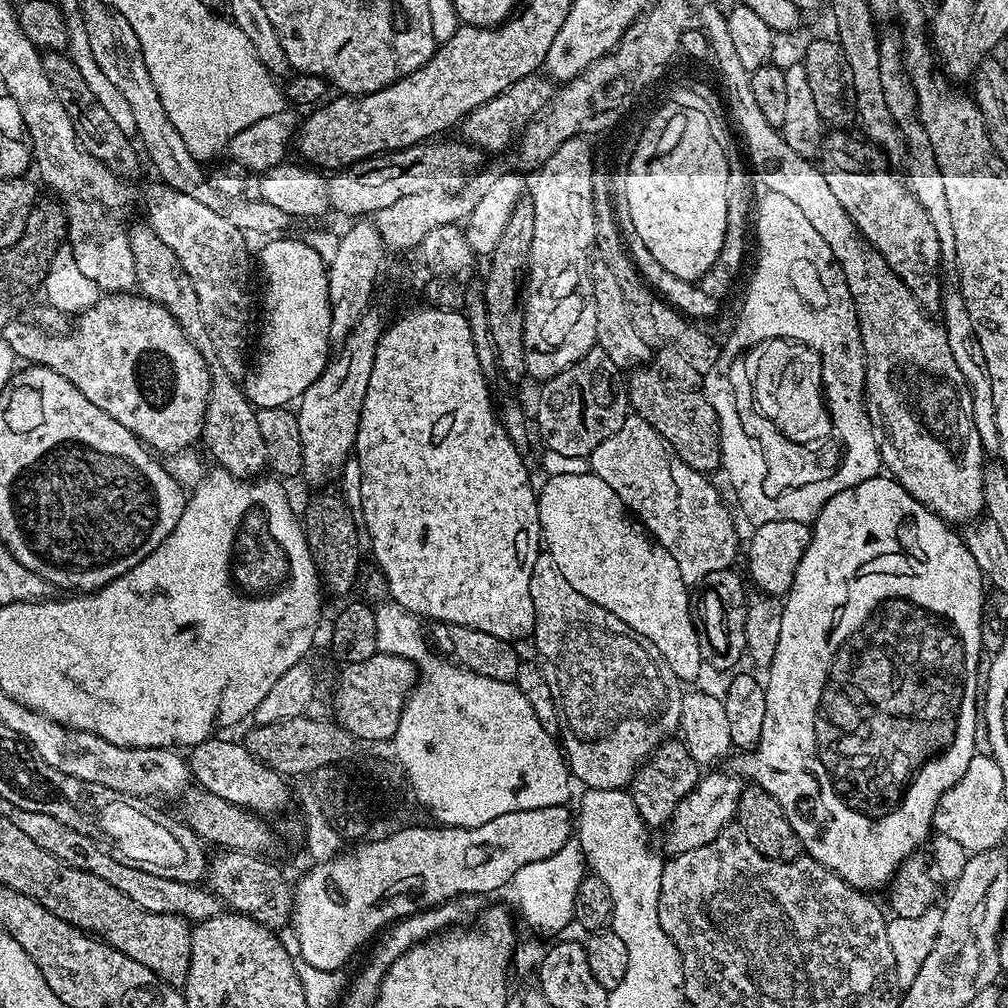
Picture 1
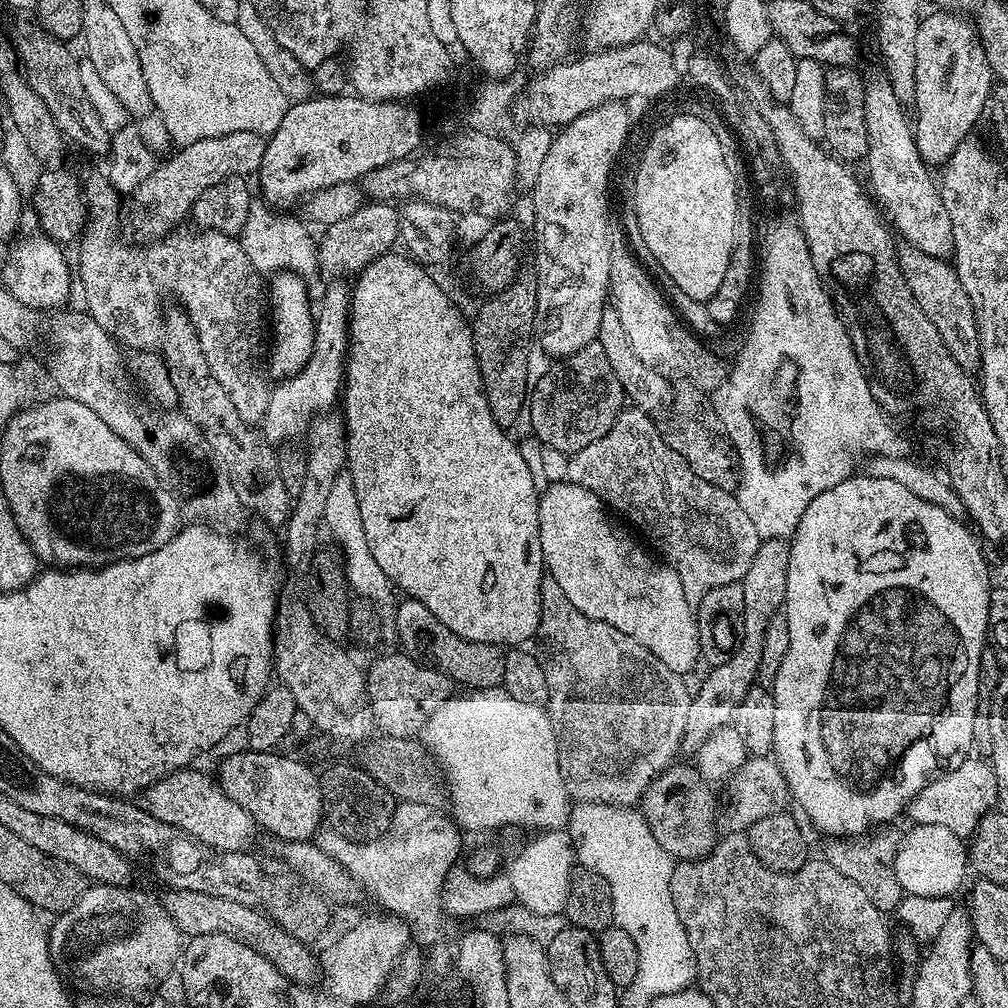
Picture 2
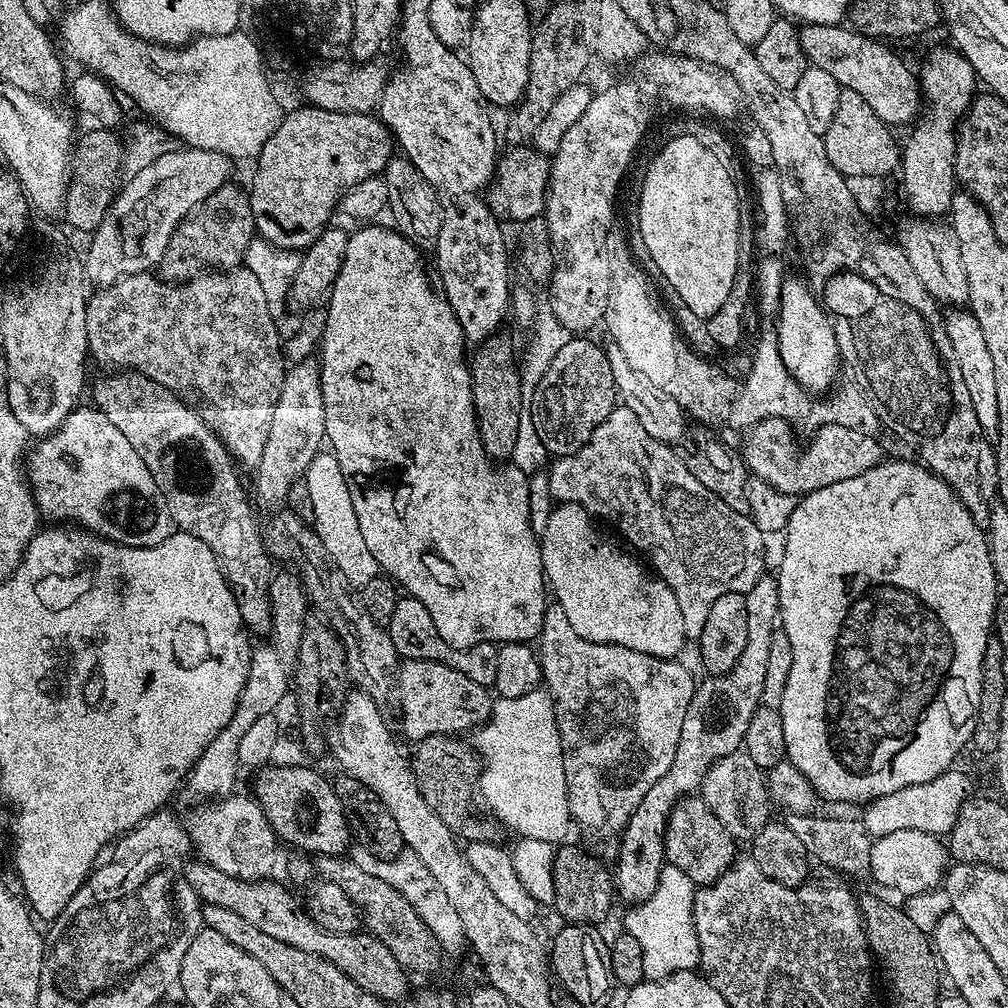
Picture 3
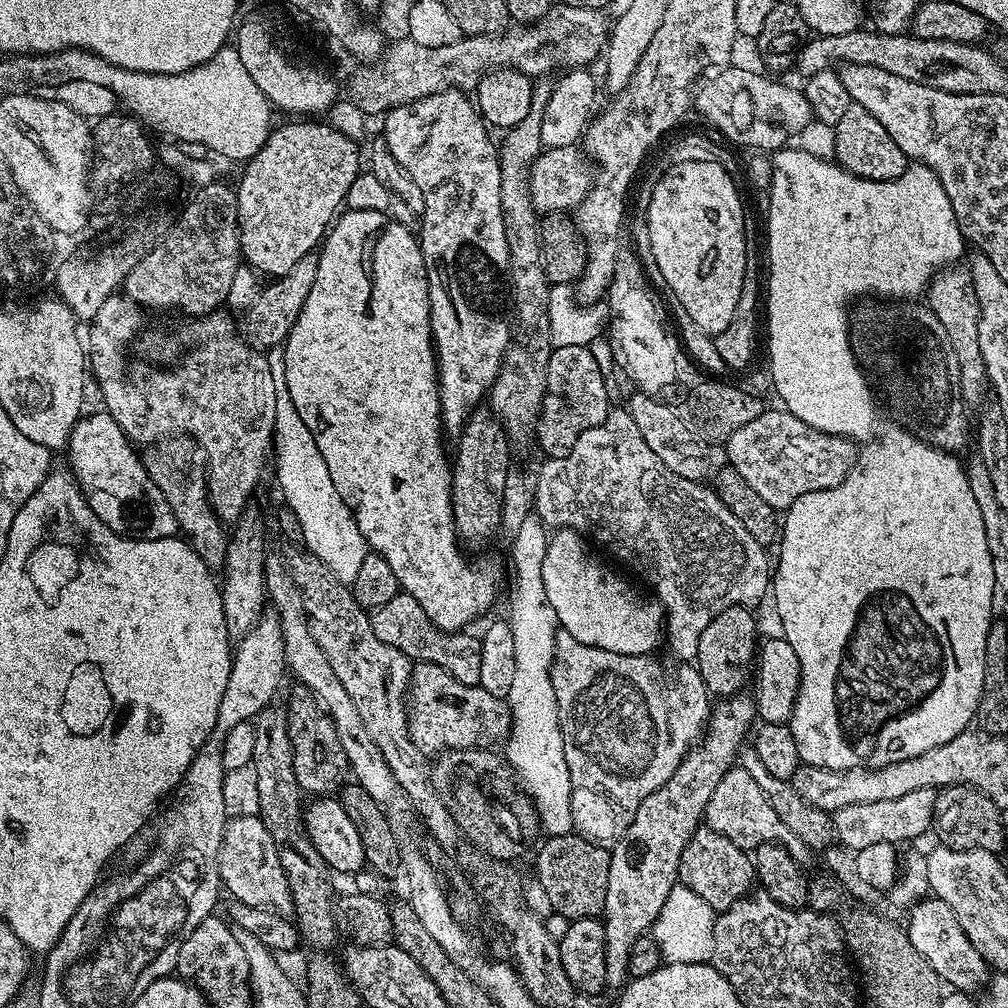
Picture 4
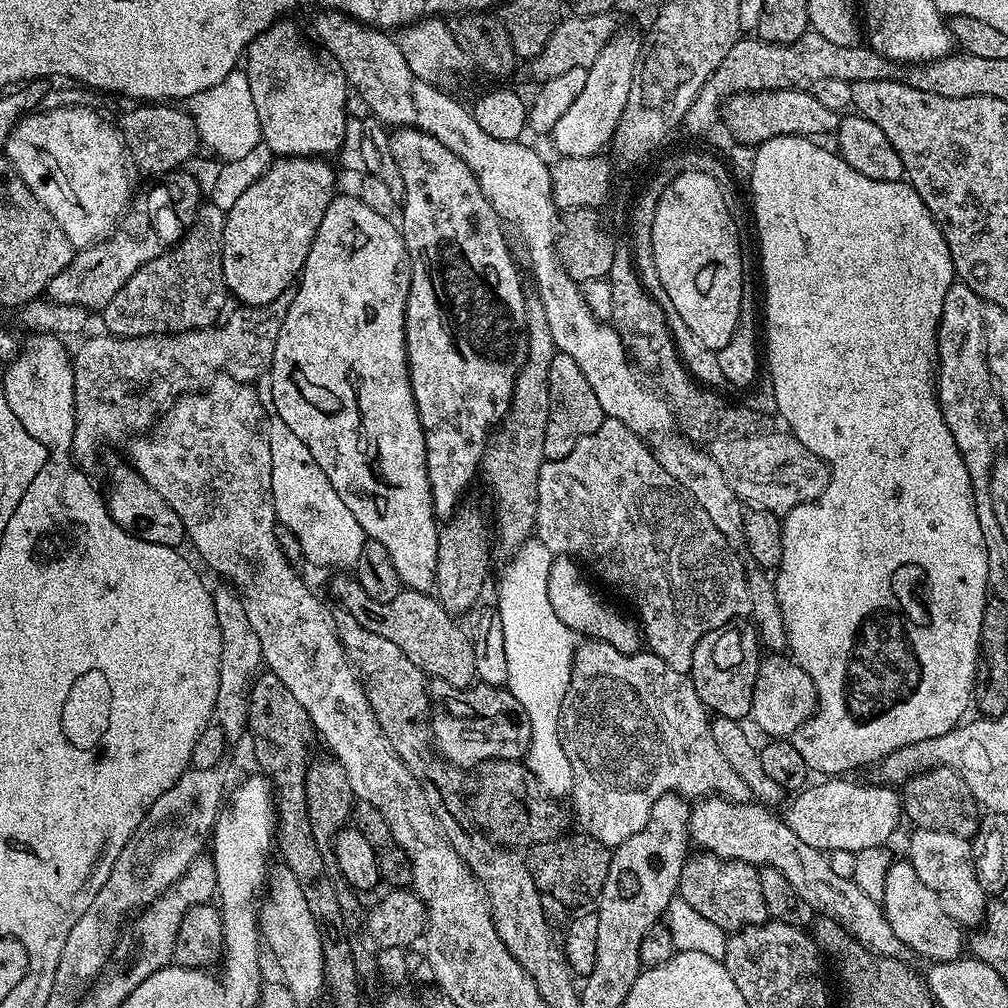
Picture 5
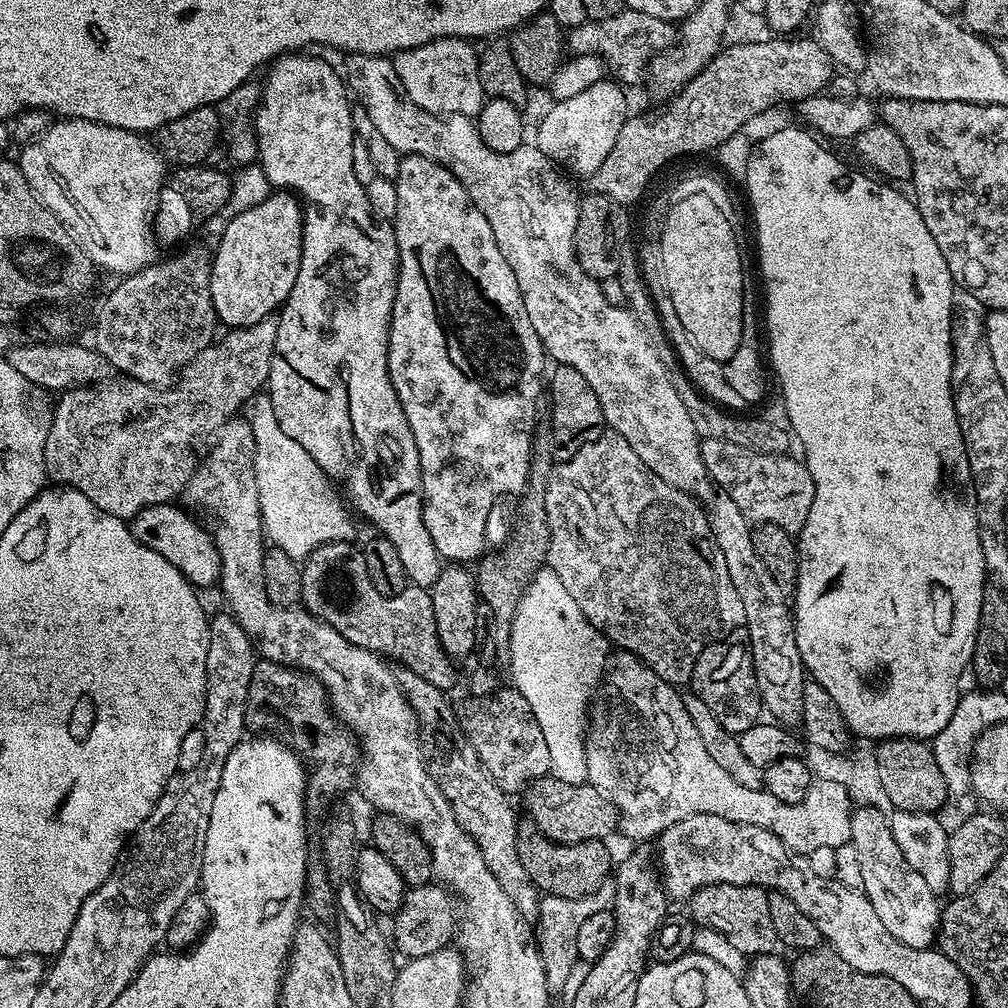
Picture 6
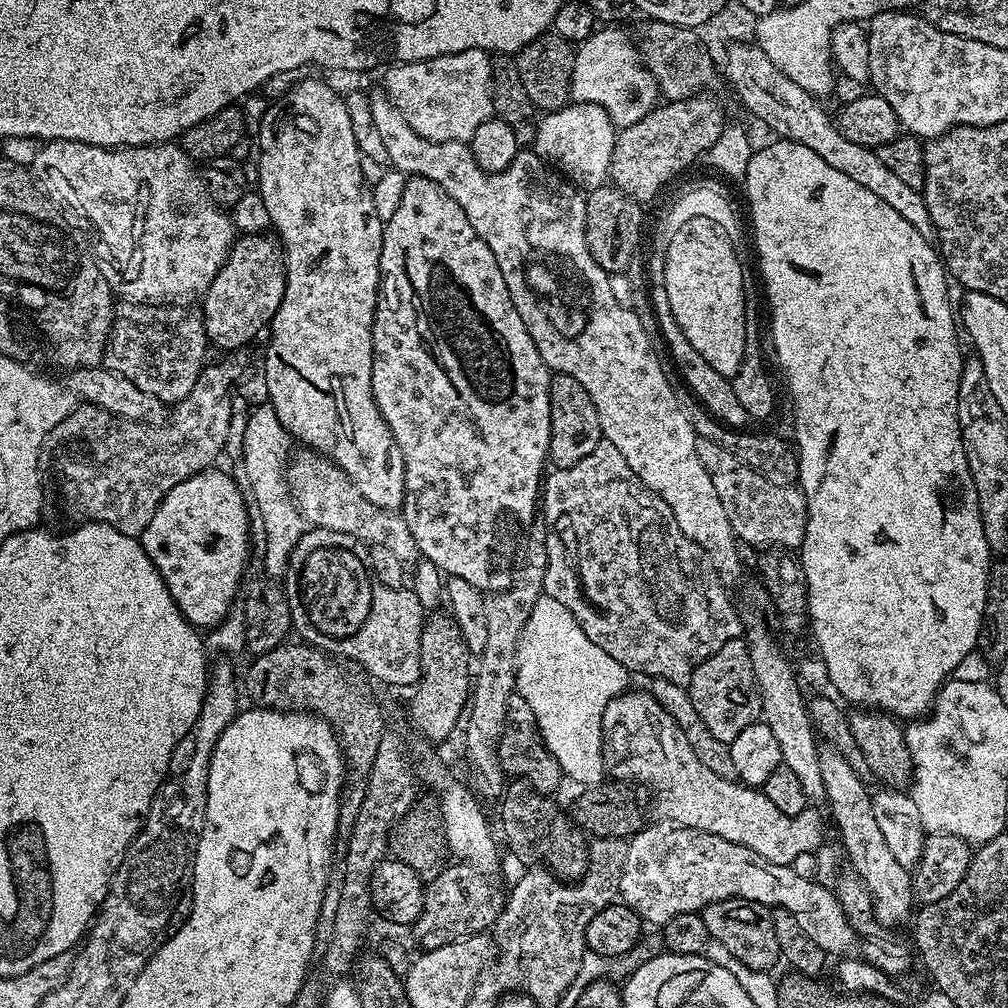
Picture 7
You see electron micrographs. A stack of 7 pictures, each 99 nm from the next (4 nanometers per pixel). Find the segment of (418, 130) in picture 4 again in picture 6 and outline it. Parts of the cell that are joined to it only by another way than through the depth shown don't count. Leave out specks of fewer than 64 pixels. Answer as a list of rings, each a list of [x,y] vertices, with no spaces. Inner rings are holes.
[[[404,156],[400,161],[400,169],[394,177],[394,183],[398,190],[398,210],[394,221],[394,231],[400,269],[396,275],[396,297],[388,331],[390,382],[406,414],[410,434],[414,434],[414,446],[418,446],[420,492],[424,502],[422,518],[426,522],[426,530],[430,530],[430,542],[434,542],[438,554],[445,561],[468,562],[464,560],[472,560],[471,562],[476,562],[486,552],[484,531],[488,528],[488,515],[491,514],[496,499],[499,496],[519,497],[528,484],[532,438],[536,435],[538,423],[536,407],[540,404],[540,391],[543,388],[545,391],[546,388],[546,368],[544,372],[546,353],[538,334],[534,334],[530,314],[526,314],[526,306],[522,302],[522,294],[514,278],[514,270],[510,270],[510,262],[502,258],[502,250],[498,250],[498,242],[494,242],[494,230],[490,230],[490,222],[486,222],[486,214],[482,214],[482,210],[478,210],[478,206],[472,203],[470,194],[454,173],[425,156]]]

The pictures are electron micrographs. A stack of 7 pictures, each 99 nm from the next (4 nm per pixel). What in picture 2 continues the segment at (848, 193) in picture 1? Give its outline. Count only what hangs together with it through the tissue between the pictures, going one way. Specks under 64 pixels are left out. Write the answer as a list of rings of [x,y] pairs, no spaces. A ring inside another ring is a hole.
[[[911,246],[901,247],[898,255],[904,281],[910,294],[914,294],[914,302],[918,302],[918,306],[922,306],[922,314],[934,322],[934,330],[938,330],[942,342],[950,349],[961,370],[975,373],[980,366],[980,331],[970,294],[966,294],[962,287],[955,267],[947,259],[922,254],[922,250]]]

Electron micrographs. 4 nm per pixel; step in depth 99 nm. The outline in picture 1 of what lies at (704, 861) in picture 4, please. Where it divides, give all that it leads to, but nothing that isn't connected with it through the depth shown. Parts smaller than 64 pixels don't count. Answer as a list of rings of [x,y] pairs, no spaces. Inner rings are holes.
[[[669,738],[653,750],[640,769],[632,775],[630,793],[637,807],[638,814],[649,829],[660,830],[668,823],[669,818],[686,794],[690,794],[700,783],[701,765],[690,758],[686,746],[679,739]]]

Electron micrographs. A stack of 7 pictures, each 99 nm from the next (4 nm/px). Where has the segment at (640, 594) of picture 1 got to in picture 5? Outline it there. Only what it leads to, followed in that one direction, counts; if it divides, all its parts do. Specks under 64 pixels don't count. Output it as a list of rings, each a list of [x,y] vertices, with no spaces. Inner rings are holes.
[[[558,556],[553,559],[550,570],[548,593],[552,599],[554,610],[562,622],[572,627],[573,632],[584,638],[601,640],[604,644],[614,646],[619,652],[639,652],[642,648],[642,629],[631,615],[623,616],[616,608],[611,608],[594,589],[588,585],[583,576],[581,565],[567,557]]]

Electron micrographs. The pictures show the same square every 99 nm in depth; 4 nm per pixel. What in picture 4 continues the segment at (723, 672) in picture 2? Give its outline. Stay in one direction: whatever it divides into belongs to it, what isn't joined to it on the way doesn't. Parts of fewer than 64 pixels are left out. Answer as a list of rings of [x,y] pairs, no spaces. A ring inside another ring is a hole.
[[[737,694],[721,699],[720,704],[711,709],[702,739],[692,745],[692,749],[680,760],[680,764],[670,774],[670,778],[654,794],[650,794],[638,806],[632,819],[632,825],[625,830],[623,836],[611,845],[610,882],[606,886],[606,906],[602,923],[604,926],[604,953],[606,954],[606,980],[609,989],[619,989],[629,979],[630,950],[634,942],[651,929],[658,918],[662,906],[672,899],[672,887],[678,882],[682,850],[686,850],[686,842],[690,842],[696,829],[701,827],[704,811],[710,802],[710,794],[714,794],[714,786],[722,782],[729,768],[737,763],[757,719],[756,702],[751,695]]]

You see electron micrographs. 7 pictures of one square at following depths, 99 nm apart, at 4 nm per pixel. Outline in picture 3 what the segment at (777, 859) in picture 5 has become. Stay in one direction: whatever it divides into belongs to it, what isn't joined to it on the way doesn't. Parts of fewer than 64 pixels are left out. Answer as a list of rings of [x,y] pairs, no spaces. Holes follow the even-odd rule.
[[[737,750],[726,754],[706,774],[702,785],[702,798],[718,814],[722,826],[732,831],[737,841],[748,842],[756,836],[770,822],[768,808],[770,809],[770,797],[768,795],[768,781],[765,769],[750,758],[750,754],[743,750]]]

